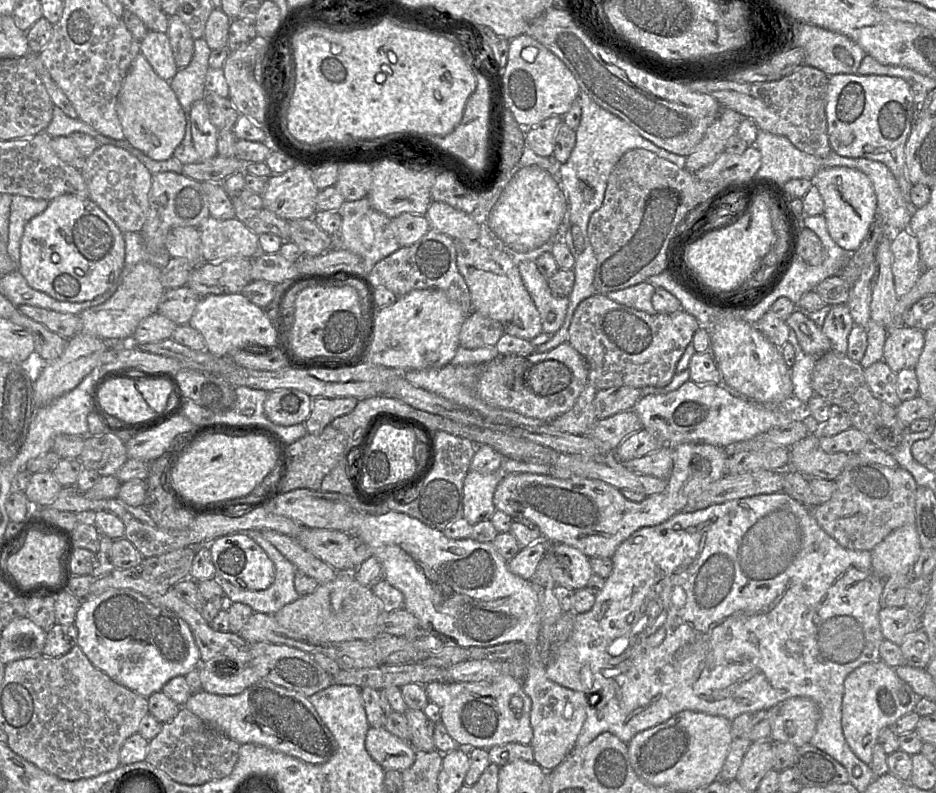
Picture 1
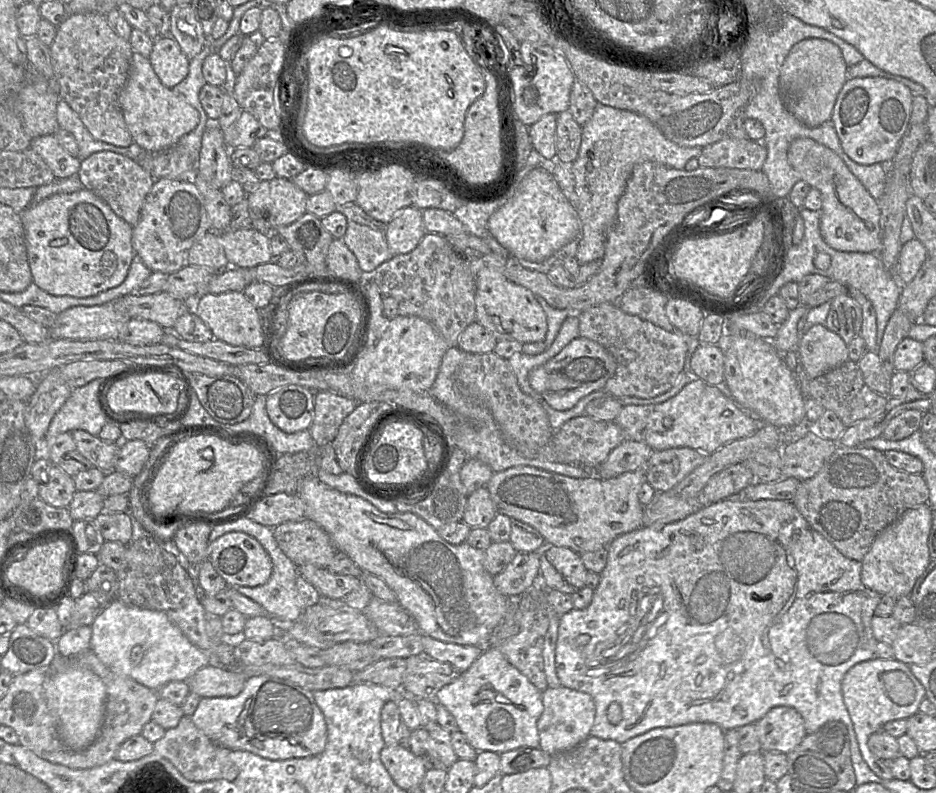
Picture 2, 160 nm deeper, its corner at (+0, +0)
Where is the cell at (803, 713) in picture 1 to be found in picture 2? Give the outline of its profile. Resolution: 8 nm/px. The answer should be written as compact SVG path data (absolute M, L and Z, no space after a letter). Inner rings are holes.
M790 706L771 708L755 724L762 752L780 751L787 754L806 735L802 716Z

